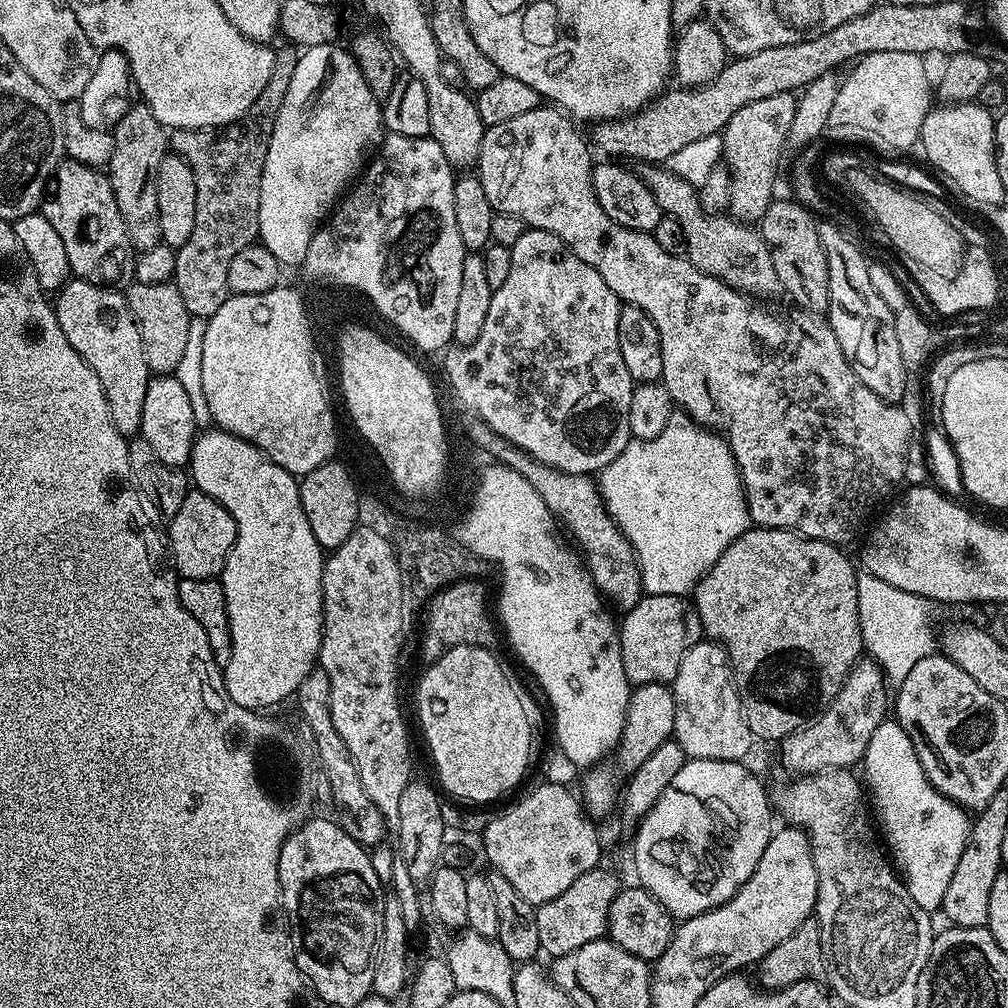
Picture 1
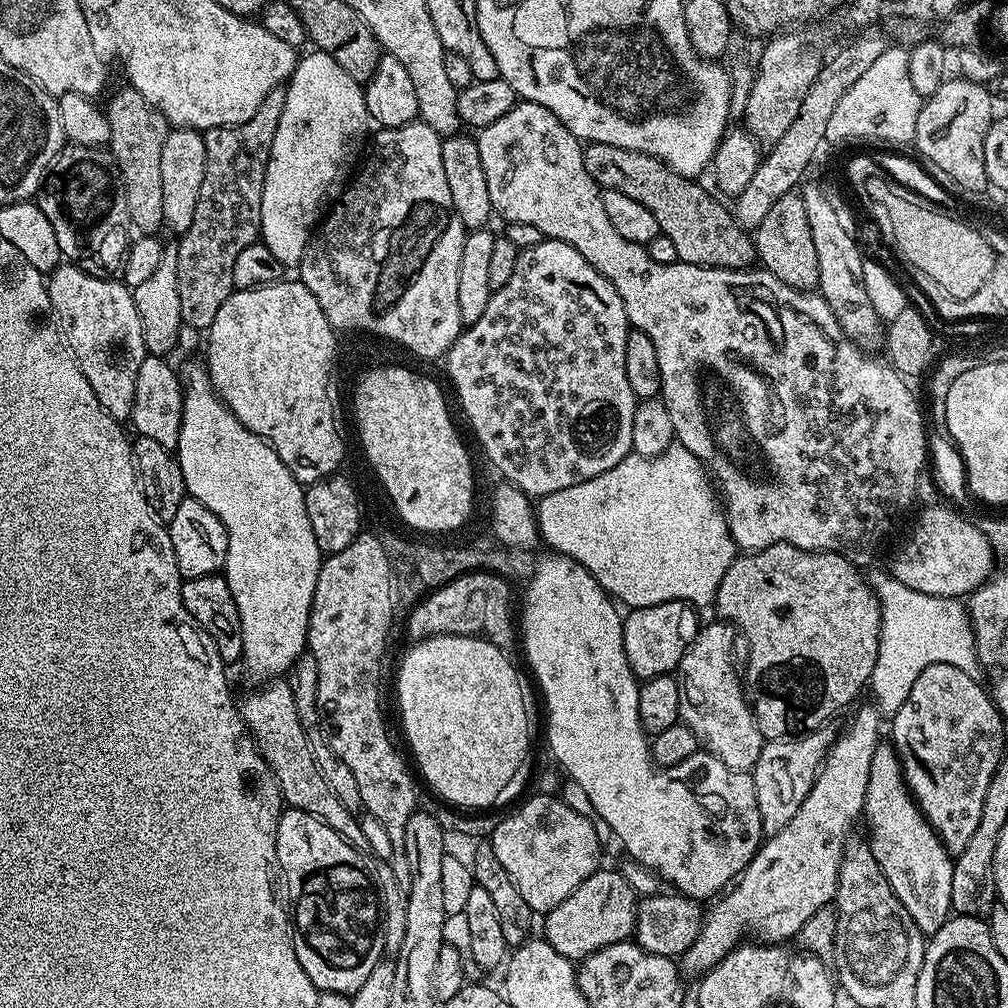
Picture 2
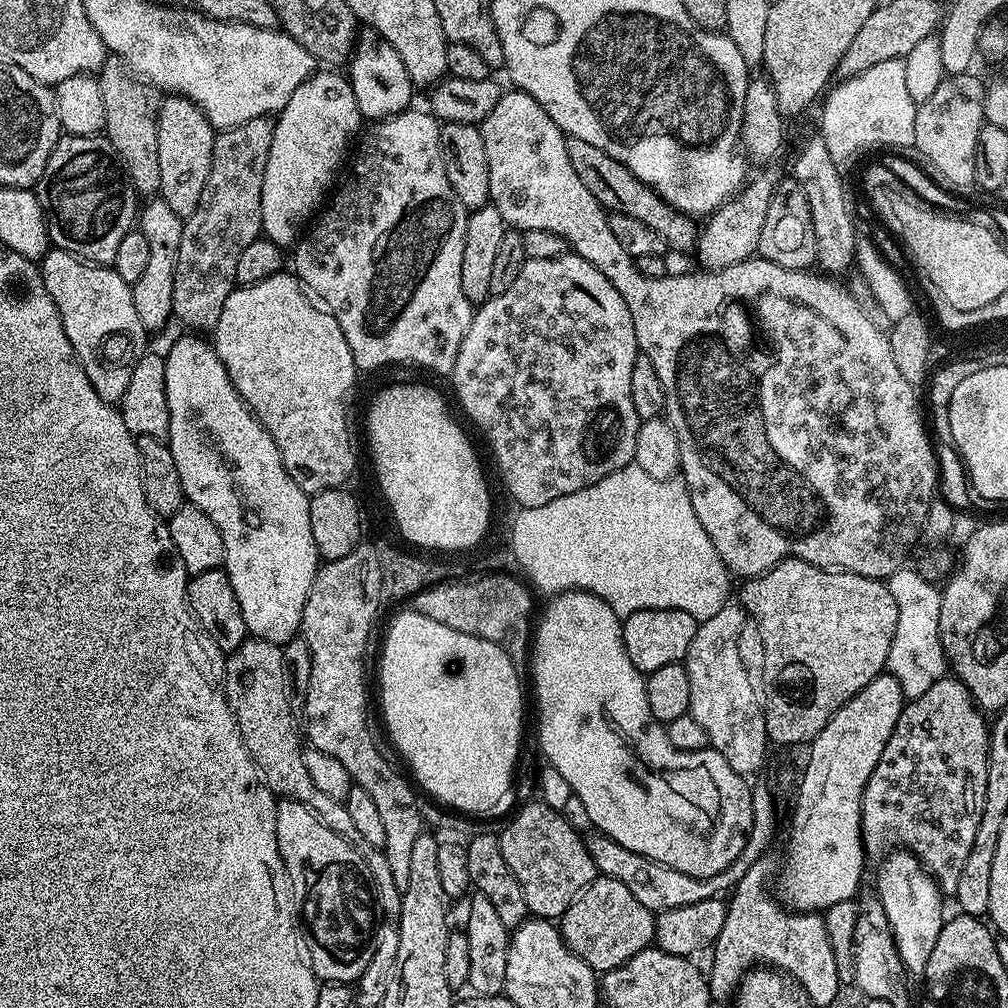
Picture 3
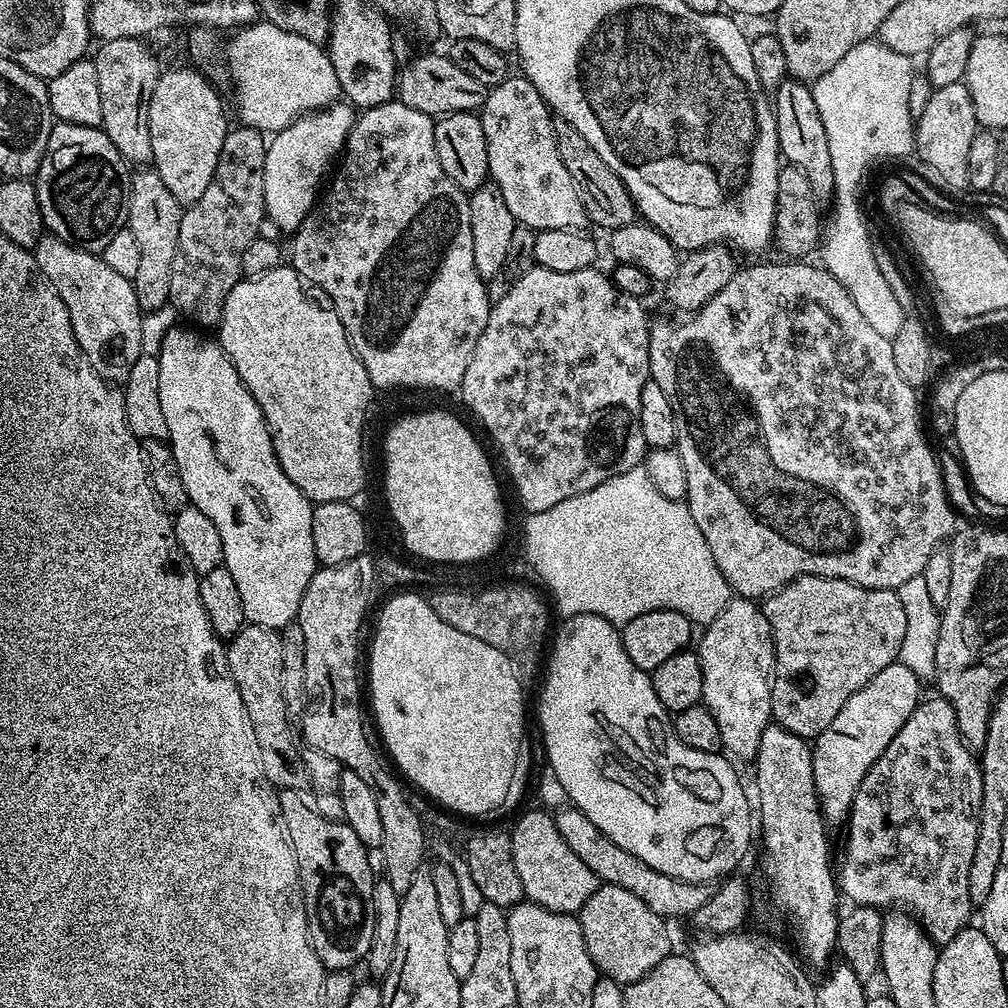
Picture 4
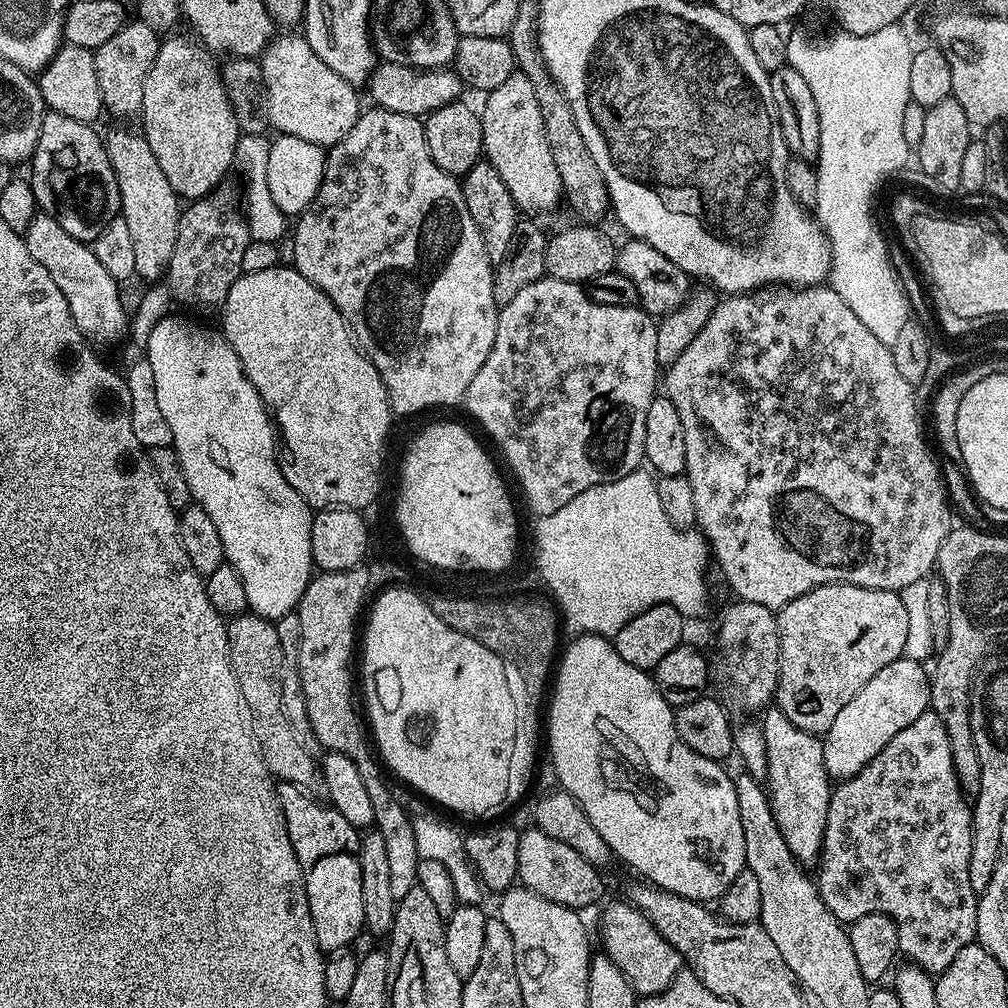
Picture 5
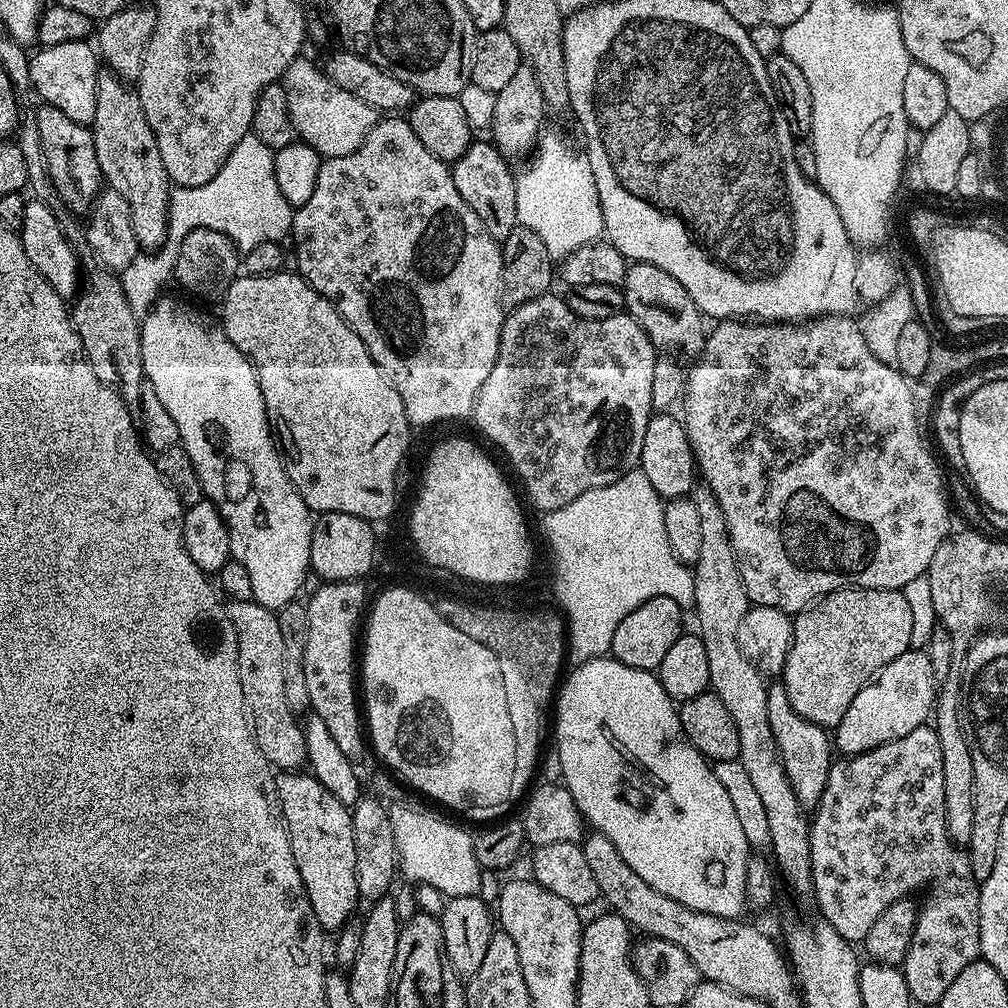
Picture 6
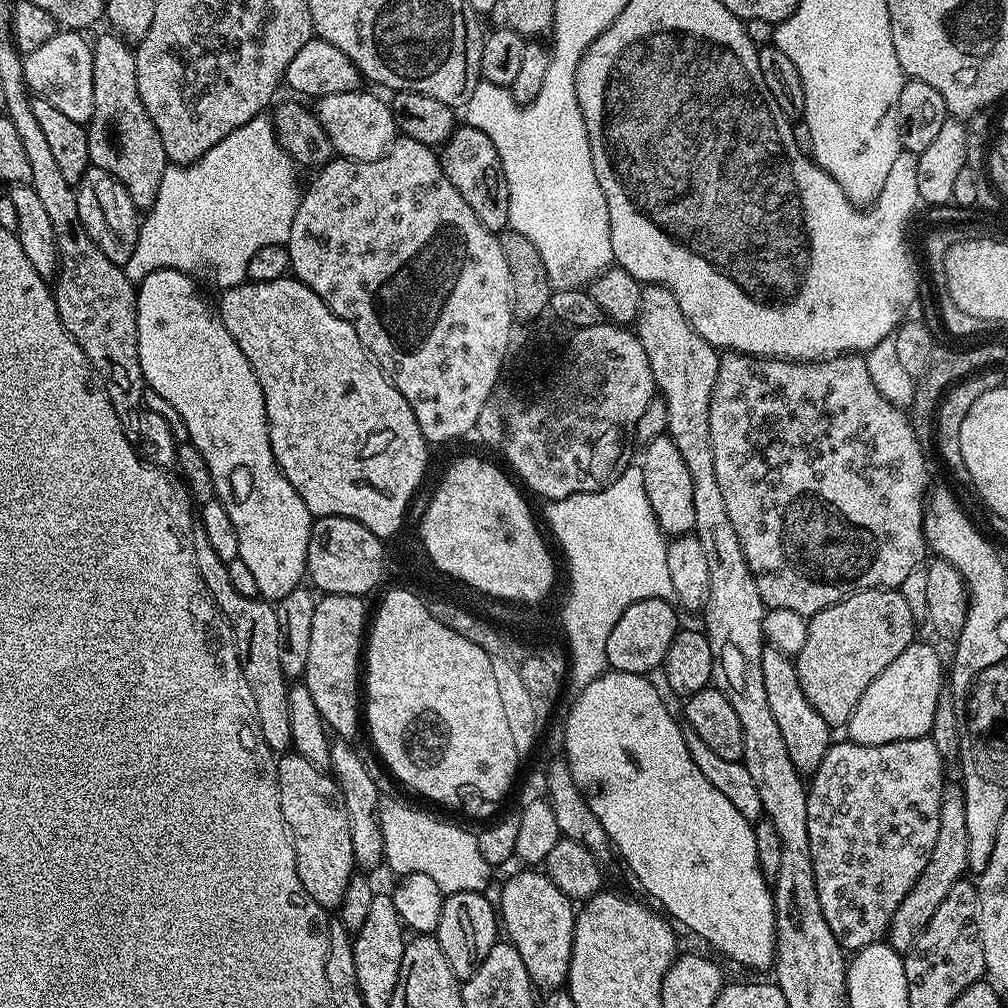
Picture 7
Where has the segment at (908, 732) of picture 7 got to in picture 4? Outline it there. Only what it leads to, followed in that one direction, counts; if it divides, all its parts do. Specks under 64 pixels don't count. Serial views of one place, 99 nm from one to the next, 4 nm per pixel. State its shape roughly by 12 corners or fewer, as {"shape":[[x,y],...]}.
{"shape":[[899,662],[811,745],[820,813],[847,821],[862,778],[922,699]]}

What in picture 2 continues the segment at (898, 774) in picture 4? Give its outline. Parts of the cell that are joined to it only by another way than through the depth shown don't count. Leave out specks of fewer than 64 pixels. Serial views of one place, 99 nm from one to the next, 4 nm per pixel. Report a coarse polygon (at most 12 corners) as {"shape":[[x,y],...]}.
{"shape":[[926,666],[894,725],[908,791],[952,854],[982,818],[1005,717]]}

